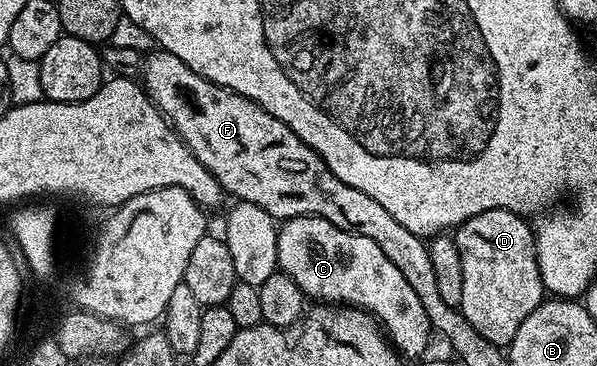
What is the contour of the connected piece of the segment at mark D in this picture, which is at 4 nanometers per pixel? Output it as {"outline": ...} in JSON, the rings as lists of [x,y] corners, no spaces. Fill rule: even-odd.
{"outline":[[[486,210],[466,218],[454,231],[461,256],[461,304],[465,320],[495,346],[510,347],[521,320],[545,300],[535,251],[535,232],[524,215],[508,210]]]}

